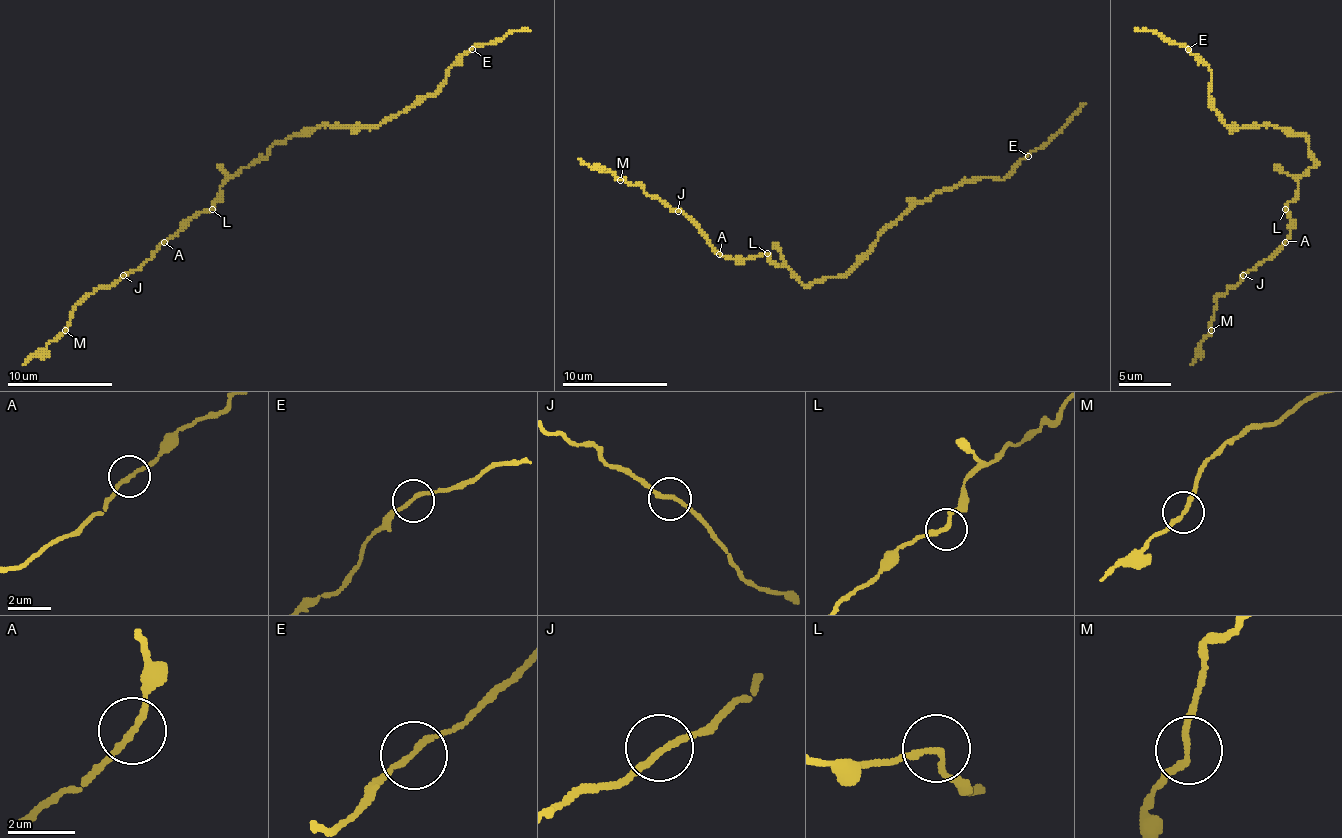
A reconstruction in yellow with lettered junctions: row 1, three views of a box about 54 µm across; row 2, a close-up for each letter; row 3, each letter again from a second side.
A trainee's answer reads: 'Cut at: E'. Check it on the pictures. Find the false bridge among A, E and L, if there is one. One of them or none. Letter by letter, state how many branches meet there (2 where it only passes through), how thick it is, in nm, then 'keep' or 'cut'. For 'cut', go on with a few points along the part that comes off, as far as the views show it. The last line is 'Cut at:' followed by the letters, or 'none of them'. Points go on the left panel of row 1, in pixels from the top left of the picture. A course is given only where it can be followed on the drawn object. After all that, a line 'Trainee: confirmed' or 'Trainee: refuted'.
A: 2 branches meet; 180 nm thick; keep
E: 2 branches meet; 170 nm thick; keep
L: 2 branches meet; 170 nm thick; keep
Cut at: none of them
Trainee: refuted

